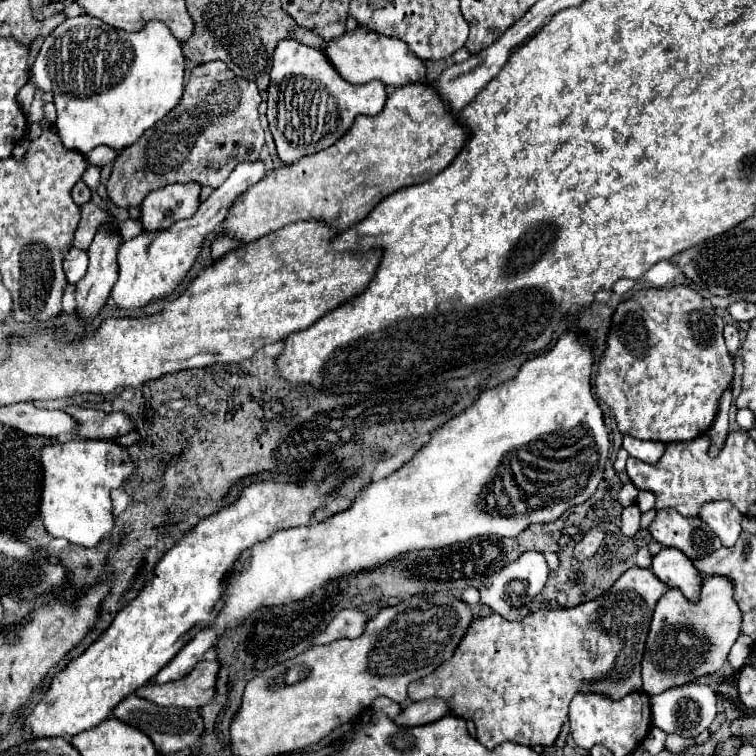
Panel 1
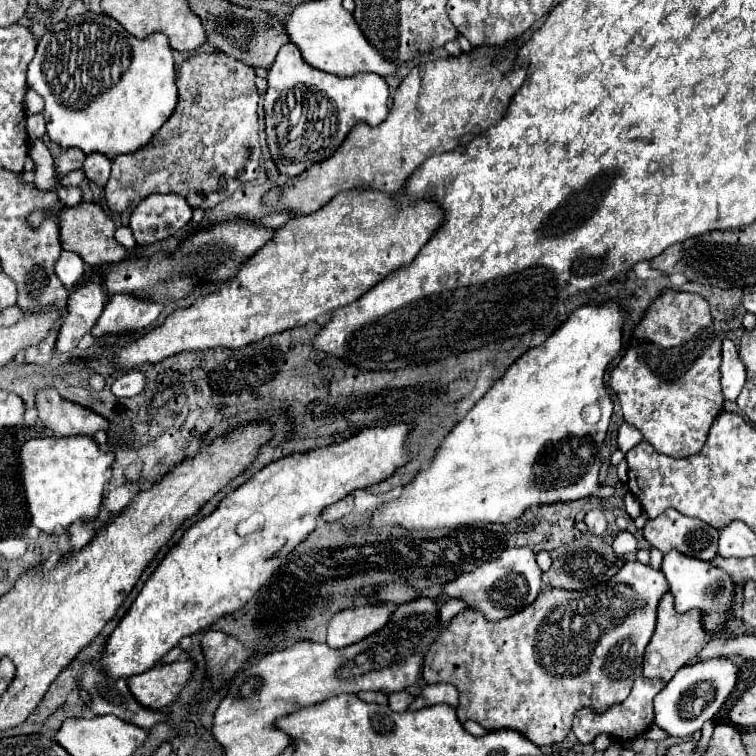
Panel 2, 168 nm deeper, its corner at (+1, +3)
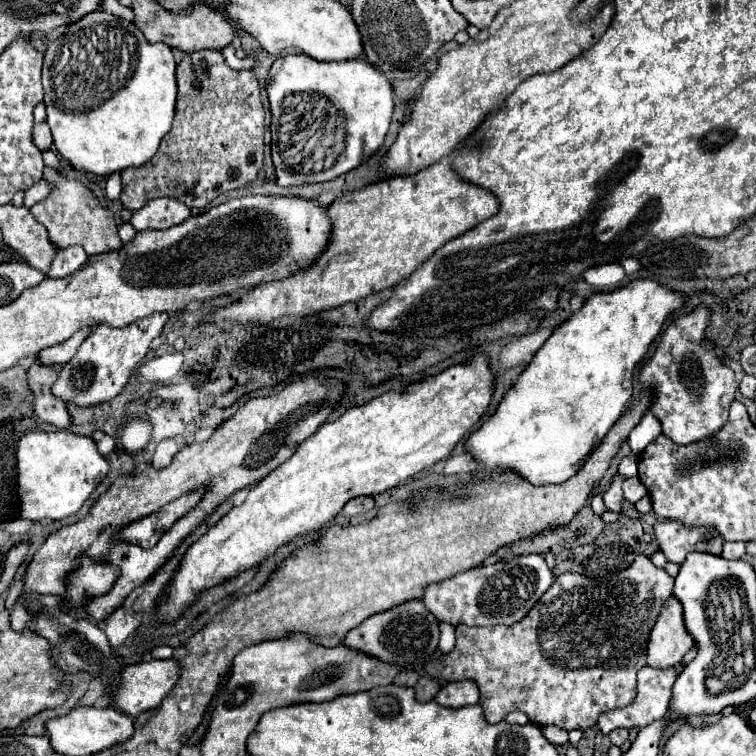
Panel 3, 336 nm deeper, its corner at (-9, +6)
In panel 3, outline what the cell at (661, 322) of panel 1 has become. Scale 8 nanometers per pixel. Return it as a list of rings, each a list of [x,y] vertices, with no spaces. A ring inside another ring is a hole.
[[[698,305],[690,313],[670,321],[654,355],[638,375],[642,389],[652,393],[650,411],[662,423],[662,433],[676,445],[690,445],[720,431],[738,387],[734,371],[718,359],[706,339],[710,315],[710,307]]]

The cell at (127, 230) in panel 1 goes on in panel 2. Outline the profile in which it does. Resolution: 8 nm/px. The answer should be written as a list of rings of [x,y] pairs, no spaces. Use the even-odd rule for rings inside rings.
[[[122,226],[122,228],[118,228],[114,238],[116,238],[116,242],[118,242],[118,244],[122,244],[122,246],[124,246],[124,248],[128,248],[128,250],[136,246],[136,240],[134,240],[134,236],[132,236],[132,230],[130,230],[130,228],[124,228],[124,226]]]

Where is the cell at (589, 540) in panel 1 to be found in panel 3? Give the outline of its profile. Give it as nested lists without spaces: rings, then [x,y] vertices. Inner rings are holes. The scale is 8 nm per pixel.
[[[614,477],[614,483],[612,487],[604,493],[604,505],[606,505],[606,511],[614,511],[614,513],[620,513],[622,511],[622,481],[624,477]]]

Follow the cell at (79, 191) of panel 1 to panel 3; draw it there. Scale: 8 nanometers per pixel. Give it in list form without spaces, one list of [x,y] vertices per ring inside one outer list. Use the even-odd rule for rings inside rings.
[[[42,179],[40,183],[34,183],[30,189],[26,189],[24,205],[26,205],[26,207],[32,207],[34,203],[40,203],[42,199],[46,199],[50,193],[52,193],[52,185]]]

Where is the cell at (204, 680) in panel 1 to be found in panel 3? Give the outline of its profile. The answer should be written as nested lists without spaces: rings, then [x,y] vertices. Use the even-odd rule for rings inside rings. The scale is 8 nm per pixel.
[[[152,659],[124,667],[124,683],[112,703],[114,709],[132,717],[150,711],[162,703],[180,679],[180,663],[176,659]]]

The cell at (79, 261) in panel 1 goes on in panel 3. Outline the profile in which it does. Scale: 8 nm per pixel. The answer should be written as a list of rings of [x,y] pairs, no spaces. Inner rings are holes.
[[[72,245],[72,247],[60,249],[60,253],[54,259],[48,275],[50,277],[66,277],[66,275],[78,271],[80,267],[84,267],[86,261],[88,261],[88,255],[86,255],[84,247],[80,247],[80,245]]]

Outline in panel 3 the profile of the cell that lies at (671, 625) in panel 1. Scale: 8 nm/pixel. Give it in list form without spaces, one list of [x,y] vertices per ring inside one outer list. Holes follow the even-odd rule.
[[[672,595],[650,633],[648,641],[648,665],[656,669],[668,669],[680,665],[682,657],[694,647],[692,635],[688,635],[684,625],[684,613],[680,601]]]

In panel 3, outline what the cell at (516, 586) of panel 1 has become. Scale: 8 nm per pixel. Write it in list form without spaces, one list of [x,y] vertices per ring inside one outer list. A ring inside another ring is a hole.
[[[520,555],[492,565],[474,567],[446,581],[430,585],[424,593],[424,605],[438,621],[468,625],[512,625],[526,617],[538,599],[552,585],[554,575],[542,555]]]

